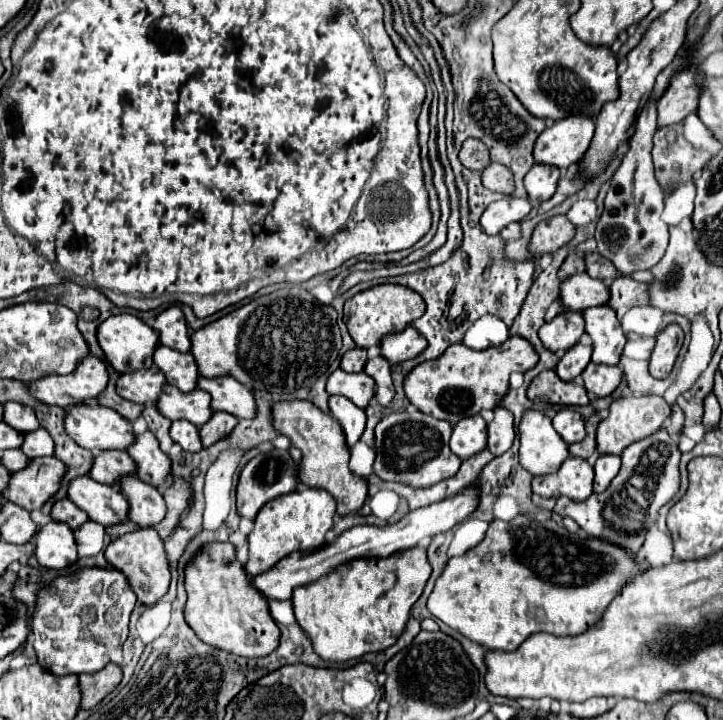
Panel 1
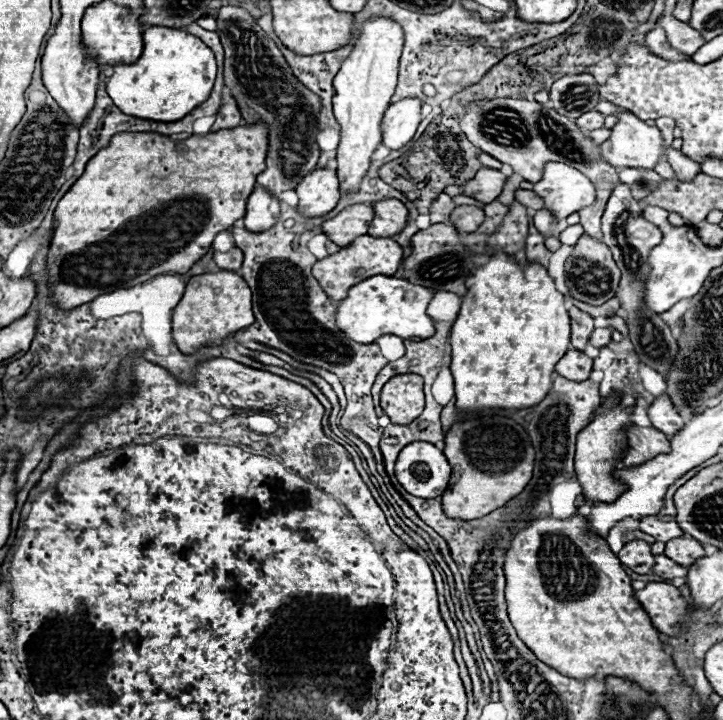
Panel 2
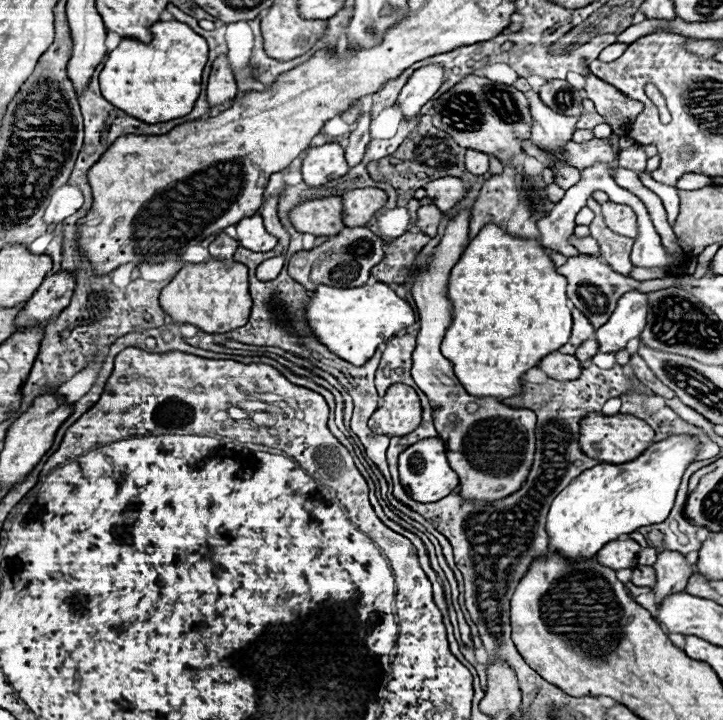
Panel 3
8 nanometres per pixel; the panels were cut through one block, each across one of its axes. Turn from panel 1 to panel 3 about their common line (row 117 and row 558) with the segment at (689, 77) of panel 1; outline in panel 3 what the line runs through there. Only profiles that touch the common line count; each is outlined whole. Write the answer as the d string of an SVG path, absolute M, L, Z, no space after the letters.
M672 550L658 554L654 570L658 576L658 582L652 588L656 592L656 604L662 598L666 598L666 594L684 590L688 584L688 578L694 574L692 564L686 560L686 556L680 552L672 552Z

